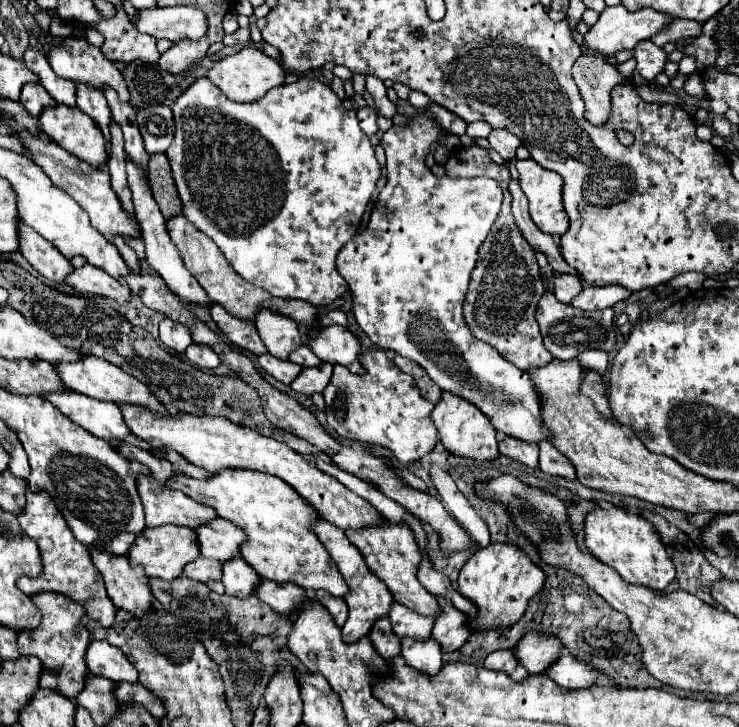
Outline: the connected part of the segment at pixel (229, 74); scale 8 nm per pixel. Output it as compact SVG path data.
M251 47L251 49L243 49L235 55L229 55L221 61L217 61L213 65L213 69L209 71L207 79L211 79L231 101L239 101L239 103L251 103L251 101L259 101L259 97L263 97L267 91L271 91L277 85L285 83L285 69L281 67L281 63L273 57L267 57L263 51Z

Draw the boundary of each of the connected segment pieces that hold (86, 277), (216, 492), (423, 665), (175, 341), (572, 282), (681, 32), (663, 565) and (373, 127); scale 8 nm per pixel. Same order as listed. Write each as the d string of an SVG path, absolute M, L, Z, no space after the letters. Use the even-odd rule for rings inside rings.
M85 265L81 269L75 269L71 277L67 277L67 285L77 289L79 293L89 295L103 295L107 299L113 299L117 303L129 303L131 291L127 285L121 285L117 279L111 279L109 273L103 273L103 269Z
M225 469L207 481L191 479L181 473L169 479L167 485L183 491L187 497L201 501L203 505L213 507L219 517L241 527L249 537L249 541L241 547L241 557L263 579L293 583L305 591L323 589L333 597L343 597L347 593L347 583L335 569L327 549L323 549L319 537L311 533L311 525L321 519L319 513L315 513L315 509L311 509L311 505L307 505L307 501L303 501L283 479L259 471Z
M401 639L401 655L405 663L419 673L425 675L435 675L443 667L443 655L441 647L435 639L429 641L415 641L415 639Z
M163 319L159 323L159 333L161 333L161 343L175 353L185 353L185 349L193 343L189 329L171 319Z
M555 273L555 297L563 303L571 303L575 295L579 295L583 289L579 277L569 275L569 273Z
M673 19L671 25L667 29L663 29L661 33L657 33L655 37L651 37L651 41L657 47L663 47L669 41L677 43L677 41L687 41L689 37L699 37L701 31L703 31L703 27L699 25L699 21L679 21L679 19Z
M621 507L593 509L585 519L585 547L601 563L613 567L623 581L633 585L643 585L653 591L665 591L665 587L675 579L673 561L667 555L665 543L653 529L649 521L641 515L631 515Z
M369 105L361 107L361 109L357 111L357 119L359 119L359 125L361 125L363 133L373 135L373 133L377 131L377 113L375 113L373 107L369 107Z

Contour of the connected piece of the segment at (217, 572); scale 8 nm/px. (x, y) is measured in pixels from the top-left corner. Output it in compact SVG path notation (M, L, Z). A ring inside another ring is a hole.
M199 557L199 559L191 561L191 565L185 565L183 575L193 581L211 583L211 581L221 581L221 569L223 569L223 565L219 561Z

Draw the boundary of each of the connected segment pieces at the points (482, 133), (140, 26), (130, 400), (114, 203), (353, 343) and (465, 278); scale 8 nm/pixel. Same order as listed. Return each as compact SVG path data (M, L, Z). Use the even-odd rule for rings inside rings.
M475 121L475 123L469 123L469 127L467 127L467 135L469 137L475 137L475 139L479 139L479 137L487 137L489 133L491 133L491 125L489 123L485 123L485 121Z
M163 7L153 11L139 11L135 29L157 39L169 39L175 43L181 39L197 41L199 37L205 37L209 25L205 13L199 9Z
M83 357L77 363L57 363L55 365L63 383L69 389L75 389L77 393L83 393L87 397L99 397L99 401L111 401L111 403L127 403L127 405L141 405L147 407L149 411L153 411L155 415L169 415L165 405L151 393L151 389L147 389L147 385L143 385L141 381L135 381L135 377L131 377L129 373L123 373L123 369L115 367L109 361L103 361L99 357Z
M39 131L39 137L31 137L29 133L19 133L19 139L23 141L23 147L33 155L33 161L43 169L43 173L51 179L51 183L55 183L59 189L63 189L69 197L73 197L89 215L91 219L91 225L107 239L111 241L117 251L121 253L121 257L125 259L125 263L129 265L129 269L133 271L139 271L139 263L137 263L137 255L131 247L127 247L127 243L123 241L123 235L127 237L139 237L141 235L141 229L137 225L137 221L133 217L129 217L117 195L113 193L111 189L111 183L109 183L109 173L107 173L107 167L103 169L95 169L91 165L87 165L85 161L79 161L75 155L67 153L65 149L59 149L59 145L51 145L51 139Z
M331 325L315 333L315 339L311 341L311 351L325 363L345 365L353 373L363 373L363 365L359 363L361 343L345 327Z
M425 113L411 115L407 125L393 125L383 133L381 143L387 155L387 183L371 211L367 229L361 235L355 235L339 251L337 271L345 277L353 295L353 313L359 327L379 349L413 359L427 371L441 391L477 405L497 431L537 445L539 441L551 439L551 429L547 431L547 427L543 427L543 401L539 399L537 389L533 389L529 373L505 361L491 345L475 339L463 319L463 299L467 295L469 277L477 265L479 247L499 215L503 193L499 183L489 177L435 177L425 165L425 157L429 155L431 143L435 143L441 133L441 123Z

